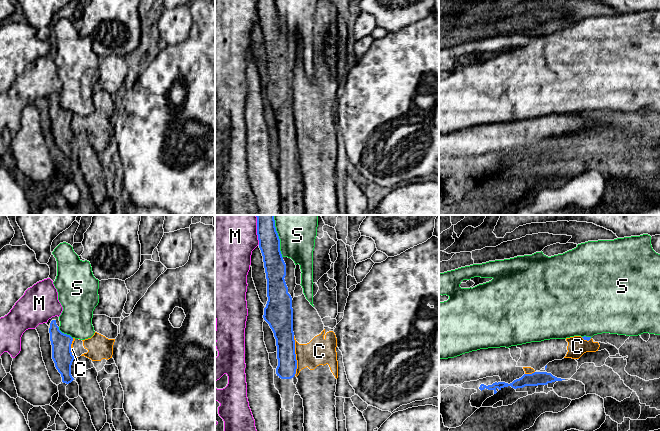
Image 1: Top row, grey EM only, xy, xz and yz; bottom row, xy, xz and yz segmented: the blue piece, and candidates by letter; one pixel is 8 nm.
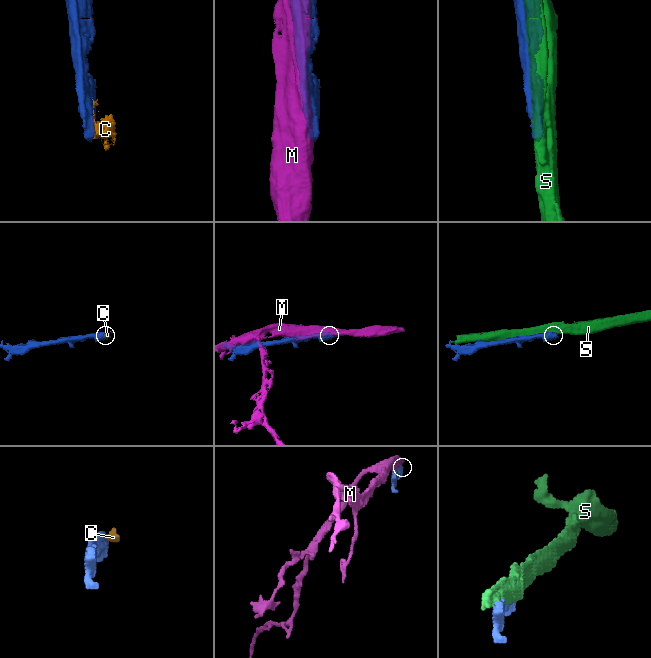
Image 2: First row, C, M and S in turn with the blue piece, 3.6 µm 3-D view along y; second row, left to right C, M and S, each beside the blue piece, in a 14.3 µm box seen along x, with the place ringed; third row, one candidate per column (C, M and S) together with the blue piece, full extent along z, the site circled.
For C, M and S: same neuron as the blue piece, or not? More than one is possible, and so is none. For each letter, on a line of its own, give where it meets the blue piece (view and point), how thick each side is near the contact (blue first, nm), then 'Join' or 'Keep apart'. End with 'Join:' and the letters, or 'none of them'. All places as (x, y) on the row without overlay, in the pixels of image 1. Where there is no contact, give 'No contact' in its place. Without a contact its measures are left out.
C: Touches blue at xz (295, 132). Thickness 160 nm (blue) against 220 nm. Keep apart
M: Touches blue at xz (257, 10). Thickness 180 nm (blue) against 380 nm. Keep apart
S: Touches blue at xz (279, 17). Thickness 180 nm (blue) against 280 nm. Keep apart
Join: none of them

